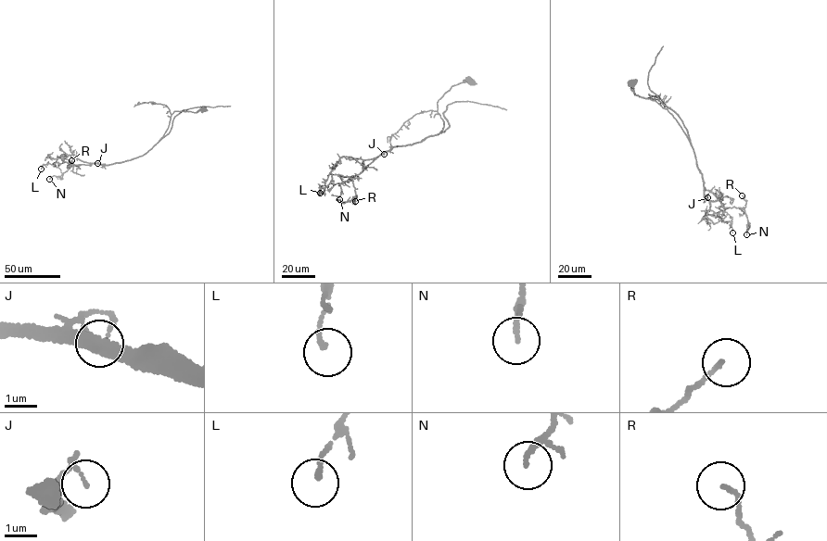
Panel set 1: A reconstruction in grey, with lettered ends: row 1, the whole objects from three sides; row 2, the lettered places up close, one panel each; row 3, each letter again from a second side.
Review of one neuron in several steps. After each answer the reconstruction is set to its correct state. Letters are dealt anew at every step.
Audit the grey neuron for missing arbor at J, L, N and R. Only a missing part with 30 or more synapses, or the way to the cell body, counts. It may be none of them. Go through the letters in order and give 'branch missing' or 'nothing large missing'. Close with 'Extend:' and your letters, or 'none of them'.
J: nothing large missing
L: nothing large missing
N: nothing large missing
R: nothing large missing
Extend: none of them

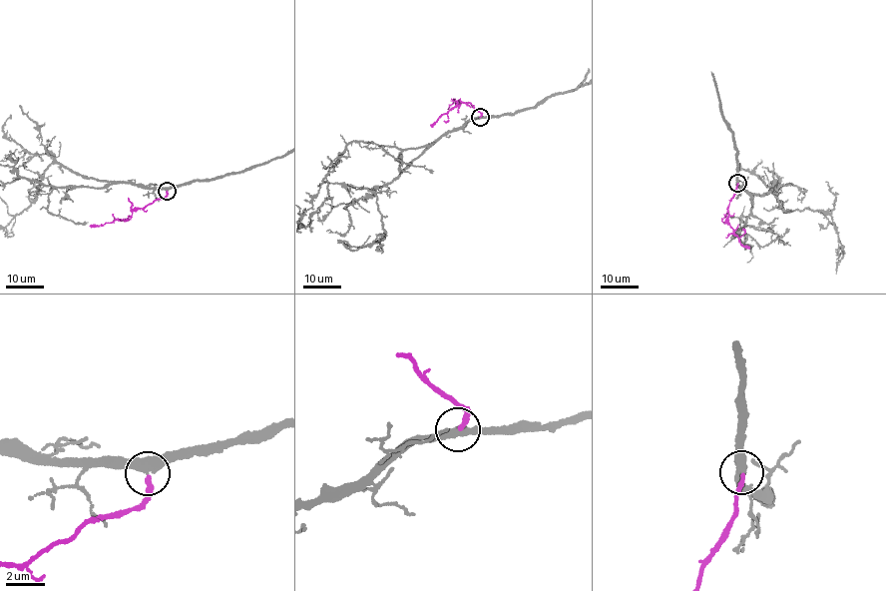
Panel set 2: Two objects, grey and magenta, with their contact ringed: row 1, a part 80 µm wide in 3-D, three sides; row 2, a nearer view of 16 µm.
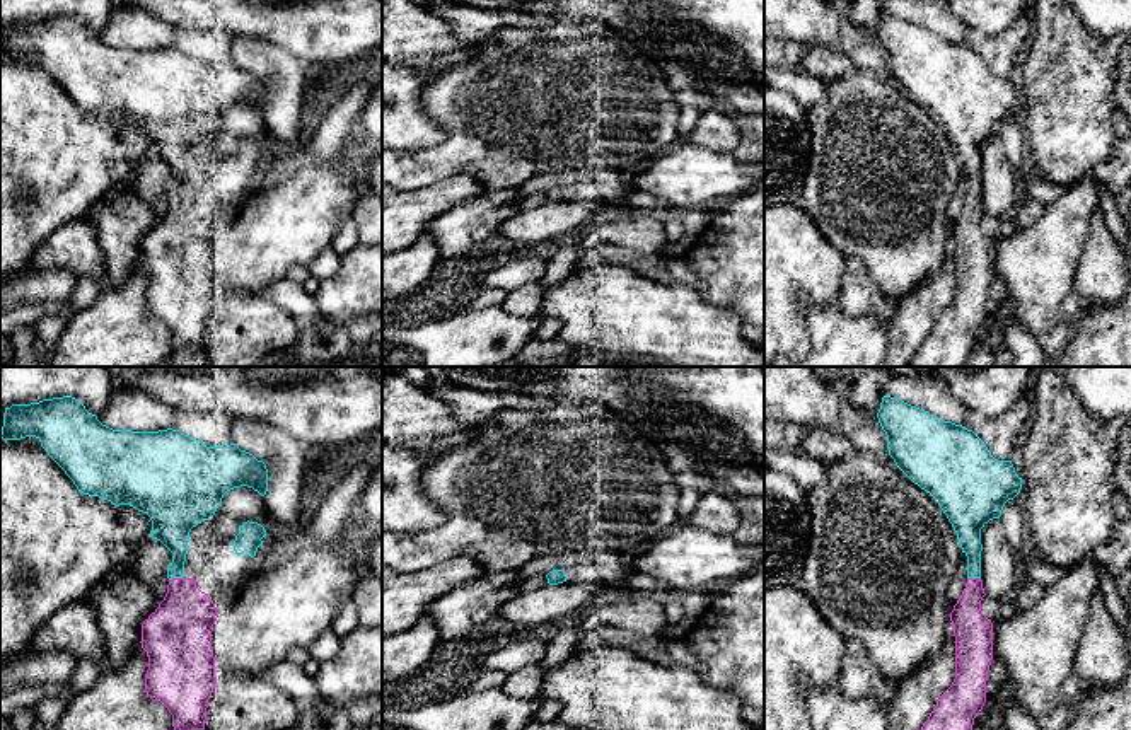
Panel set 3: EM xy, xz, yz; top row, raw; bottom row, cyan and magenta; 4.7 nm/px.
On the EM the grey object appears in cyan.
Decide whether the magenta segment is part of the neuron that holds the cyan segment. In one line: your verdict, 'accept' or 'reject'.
accept

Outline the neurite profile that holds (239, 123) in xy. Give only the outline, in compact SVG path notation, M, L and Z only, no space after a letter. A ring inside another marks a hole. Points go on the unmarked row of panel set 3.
M247 104L234 106L223 113L213 135L191 147L189 157L212 167L217 160L235 159L244 140L258 140L264 145L268 136L263 113Z

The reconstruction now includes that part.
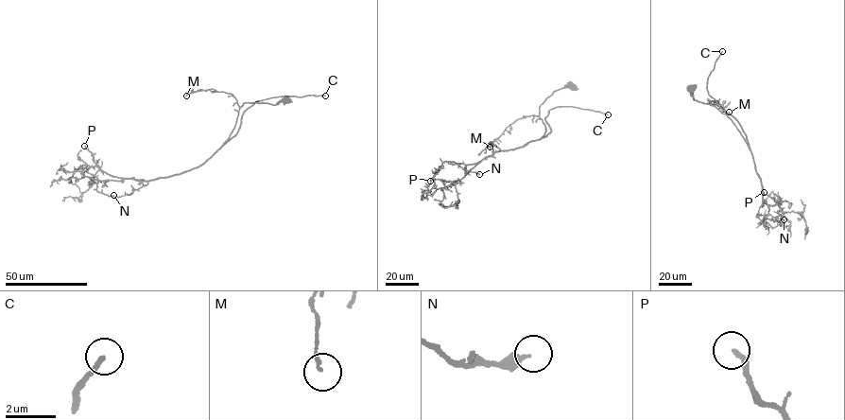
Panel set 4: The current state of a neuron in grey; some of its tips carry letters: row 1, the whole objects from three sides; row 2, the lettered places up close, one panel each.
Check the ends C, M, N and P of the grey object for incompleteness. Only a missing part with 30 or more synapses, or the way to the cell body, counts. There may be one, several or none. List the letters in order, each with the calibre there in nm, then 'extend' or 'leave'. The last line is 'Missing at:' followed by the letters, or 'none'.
C: calibre 190 nm; extend
M: calibre 120 nm; leave
N: calibre 360 nm; leave
P: calibre 190 nm; leave
Missing at: C

